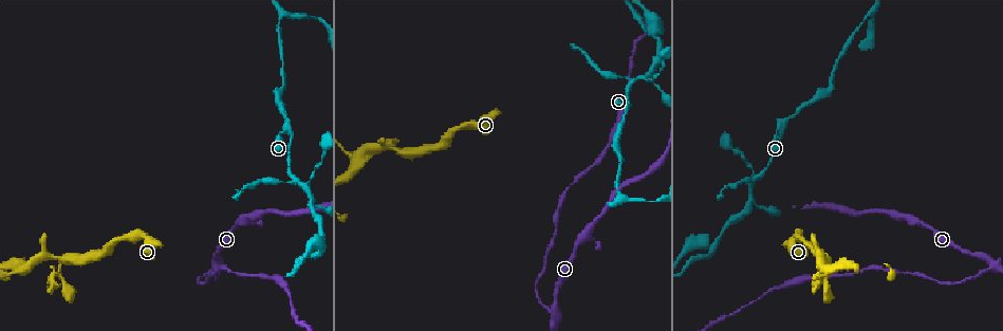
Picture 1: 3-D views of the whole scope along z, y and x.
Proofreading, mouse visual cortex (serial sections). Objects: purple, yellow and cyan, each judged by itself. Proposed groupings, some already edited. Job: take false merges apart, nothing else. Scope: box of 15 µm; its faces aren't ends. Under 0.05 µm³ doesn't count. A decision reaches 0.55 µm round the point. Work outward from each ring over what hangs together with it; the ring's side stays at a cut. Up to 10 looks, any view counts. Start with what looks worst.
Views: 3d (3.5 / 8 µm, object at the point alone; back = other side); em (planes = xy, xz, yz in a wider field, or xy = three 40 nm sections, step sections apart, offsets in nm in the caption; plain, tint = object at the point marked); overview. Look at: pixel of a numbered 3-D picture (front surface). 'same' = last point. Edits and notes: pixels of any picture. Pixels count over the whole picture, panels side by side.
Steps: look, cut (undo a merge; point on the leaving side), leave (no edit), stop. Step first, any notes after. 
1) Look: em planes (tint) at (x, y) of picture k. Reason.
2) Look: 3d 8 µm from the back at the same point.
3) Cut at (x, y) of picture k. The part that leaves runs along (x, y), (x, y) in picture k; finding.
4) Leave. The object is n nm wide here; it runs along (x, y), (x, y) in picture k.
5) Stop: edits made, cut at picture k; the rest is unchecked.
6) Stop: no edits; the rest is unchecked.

Look: 3d 8 µm at (780, 129) of picture 1. Narrows sharply.

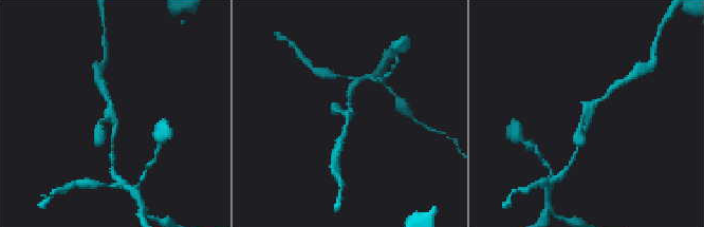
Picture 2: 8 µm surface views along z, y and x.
Look: em xy step 3 (tint) at (109, 114) of picture 2. 3 arms meet here; the arms are 150, 150, 200 nm wide.

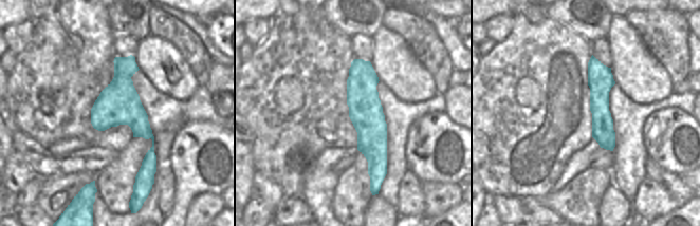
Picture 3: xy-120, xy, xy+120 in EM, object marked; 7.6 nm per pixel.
Leave. It runs along (117, 59), (122, 104), (152, 138), (139, 179) in picture 3; all the same cell.

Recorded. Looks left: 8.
Look: 3d 3.5 µm at (305, 187) of picture 1. Abrupt turn.

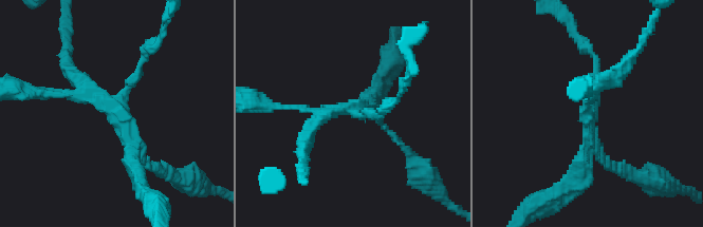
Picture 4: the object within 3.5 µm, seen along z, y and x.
Look: em planes (plain) at (111, 108) of picture 4.

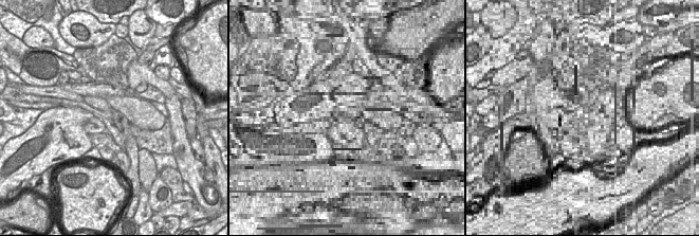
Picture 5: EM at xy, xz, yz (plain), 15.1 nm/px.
Look: em planes (tint) at the same point. With the object marked.

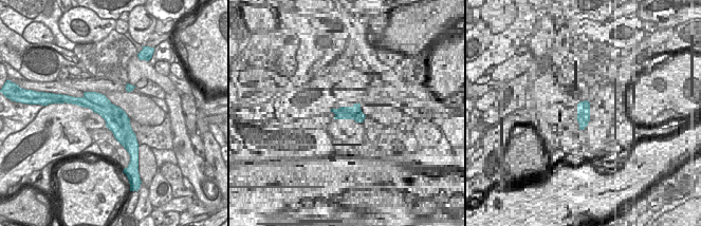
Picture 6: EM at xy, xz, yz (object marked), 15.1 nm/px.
Cut at (40, 95) of picture 4. A second cell is stuck on.

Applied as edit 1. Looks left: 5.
Look: 3d 3.5 µm from the back at (323, 250) of picture 1.

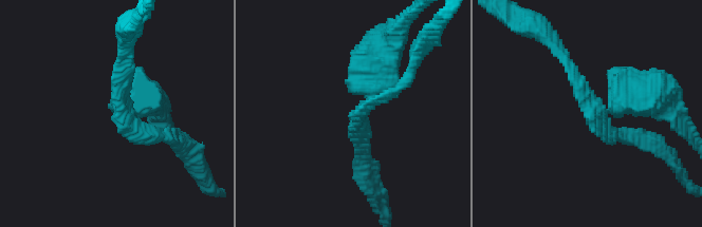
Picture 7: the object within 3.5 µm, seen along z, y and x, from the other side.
Look: em xy step 5 (tint) at (601, 110) of picture 7. 3 arms meet here; the arms are 150, 200, 500 nm wide; shape alone is not enough.

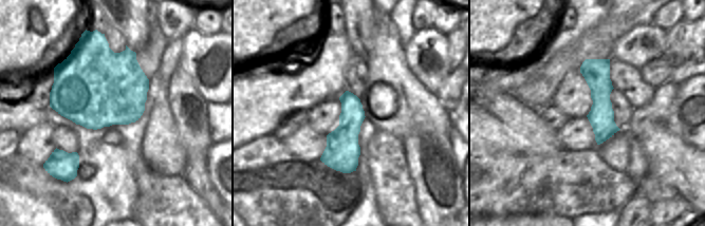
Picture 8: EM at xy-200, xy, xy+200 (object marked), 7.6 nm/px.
Leave. It runs along (562, 56), (592, 111), (660, 101) in picture 7; one cell here.

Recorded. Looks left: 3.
Look: 3d 3.5 µm at (62, 278) of picture 1. Thin neck.

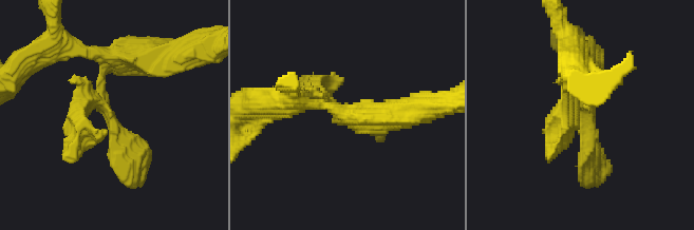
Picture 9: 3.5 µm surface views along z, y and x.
Look: em xy step 5 (tint) at (108, 119) of picture 9. Now the EM.

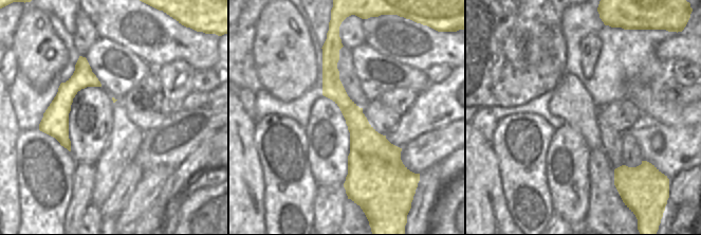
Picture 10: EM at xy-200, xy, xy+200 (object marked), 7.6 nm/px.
Cut at (555, 120) of picture 9. The part that leaves runs along (576, 101), (562, 114), (548, 163) in picture 9; two cells meet here.

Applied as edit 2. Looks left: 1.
Stop: edits made, cut at picture 4, cut at picture 9; the rest is unchecked.

